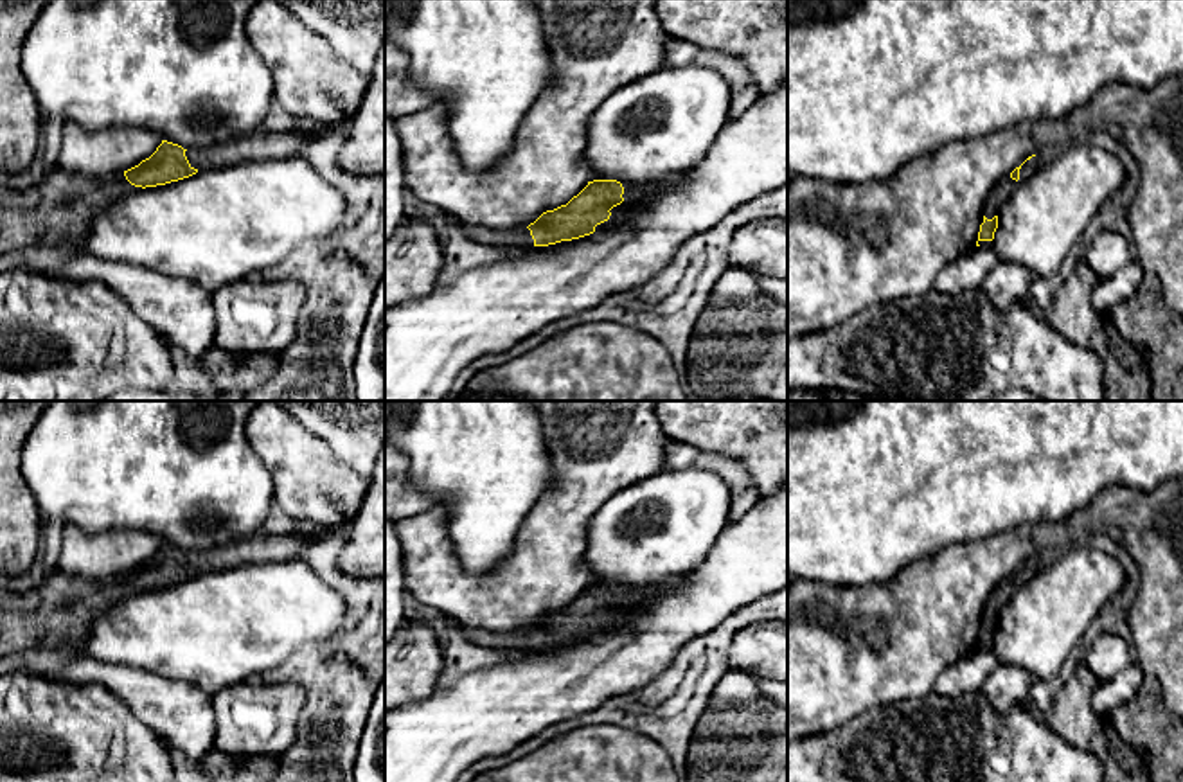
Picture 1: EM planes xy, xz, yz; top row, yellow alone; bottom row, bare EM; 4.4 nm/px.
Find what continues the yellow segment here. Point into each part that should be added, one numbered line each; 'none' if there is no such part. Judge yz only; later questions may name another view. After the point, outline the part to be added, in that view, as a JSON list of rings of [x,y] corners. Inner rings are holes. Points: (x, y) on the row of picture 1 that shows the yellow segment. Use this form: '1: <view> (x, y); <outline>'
1: yz (1005, 187); [[[1037,156],[1027,160],[1019,169],[1019,180],[1012,180],[1010,174],[1005,174],[989,192],[983,207],[983,216],[992,219],[1000,214],[1001,207],[1012,198],[1016,189],[1025,183],[1039,169]]]

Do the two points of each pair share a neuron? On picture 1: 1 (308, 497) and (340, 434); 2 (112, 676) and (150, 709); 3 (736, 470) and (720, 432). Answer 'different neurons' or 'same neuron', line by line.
1: different neurons
2: same neuron
3: different neurons

